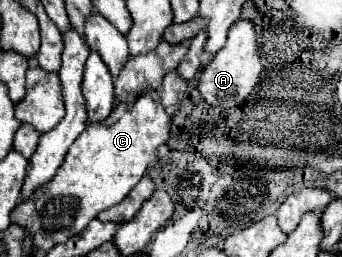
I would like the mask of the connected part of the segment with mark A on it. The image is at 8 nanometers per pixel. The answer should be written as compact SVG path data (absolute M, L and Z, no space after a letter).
M238 20L232 24L224 48L218 50L212 62L202 70L198 78L198 90L208 104L238 104L250 94L250 90L254 90L256 76L260 80L260 72L262 64L256 46L256 26L248 20Z

